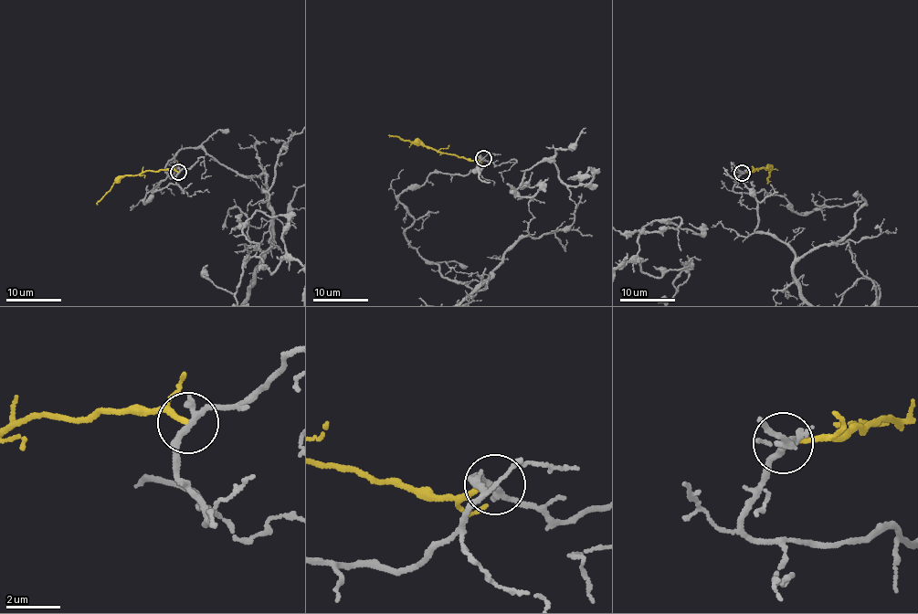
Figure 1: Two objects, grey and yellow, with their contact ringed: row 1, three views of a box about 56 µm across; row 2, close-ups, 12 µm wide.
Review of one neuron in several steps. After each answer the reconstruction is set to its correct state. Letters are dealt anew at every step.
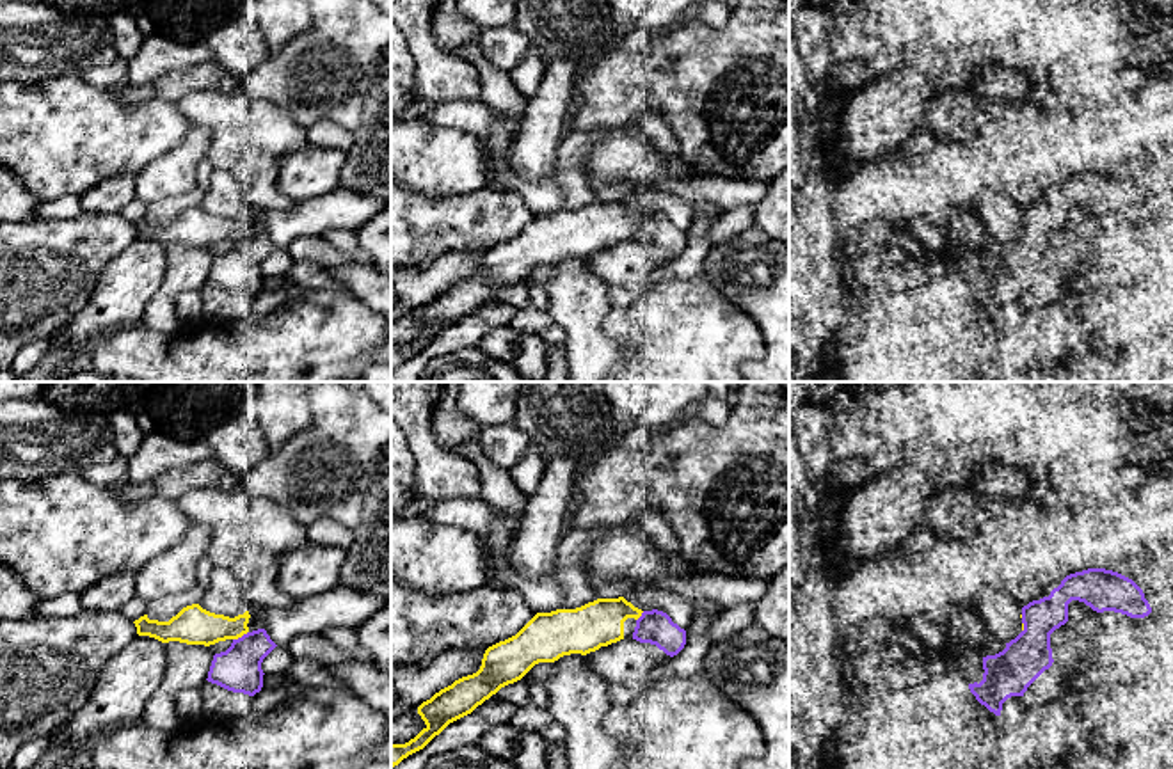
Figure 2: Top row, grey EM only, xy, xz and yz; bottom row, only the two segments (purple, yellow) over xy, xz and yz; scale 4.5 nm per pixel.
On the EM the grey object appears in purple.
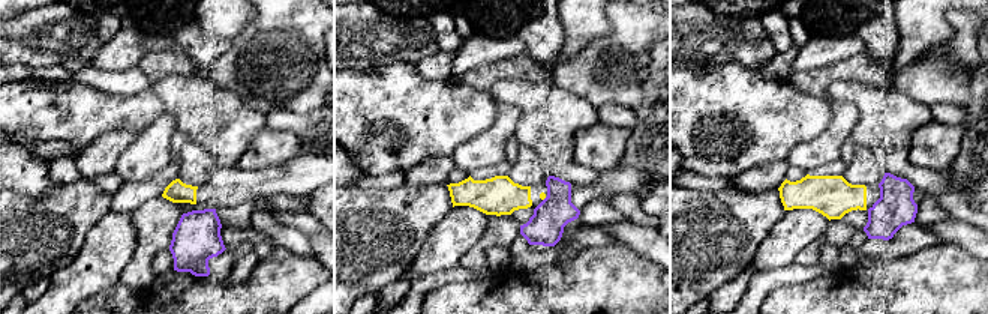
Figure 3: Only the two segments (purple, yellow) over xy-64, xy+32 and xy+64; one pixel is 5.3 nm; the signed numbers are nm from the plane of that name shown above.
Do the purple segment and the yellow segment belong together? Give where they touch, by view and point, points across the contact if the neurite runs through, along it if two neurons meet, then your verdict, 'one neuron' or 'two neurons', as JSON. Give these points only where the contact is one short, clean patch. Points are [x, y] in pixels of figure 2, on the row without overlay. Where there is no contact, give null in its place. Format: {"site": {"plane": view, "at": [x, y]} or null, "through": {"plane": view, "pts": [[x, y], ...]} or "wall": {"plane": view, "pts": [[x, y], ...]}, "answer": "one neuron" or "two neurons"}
{"site": {"plane": "xy", "at": [242, 238]}, "answer": "two neurons"}

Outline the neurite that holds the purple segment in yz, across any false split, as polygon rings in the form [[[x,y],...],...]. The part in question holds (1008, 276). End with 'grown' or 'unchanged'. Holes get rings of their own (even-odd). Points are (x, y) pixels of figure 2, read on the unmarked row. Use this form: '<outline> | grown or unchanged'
[[[1088,170],[1066,178],[1049,199],[1022,210],[1024,233],[995,258],[983,259],[983,282],[969,286],[976,302],[995,318],[1011,298],[1024,298],[1027,289],[1052,268],[1050,236],[1068,224],[1068,206],[1084,204],[1097,215],[1114,213],[1130,220],[1152,215],[1143,192],[1129,179]]] | unchanged

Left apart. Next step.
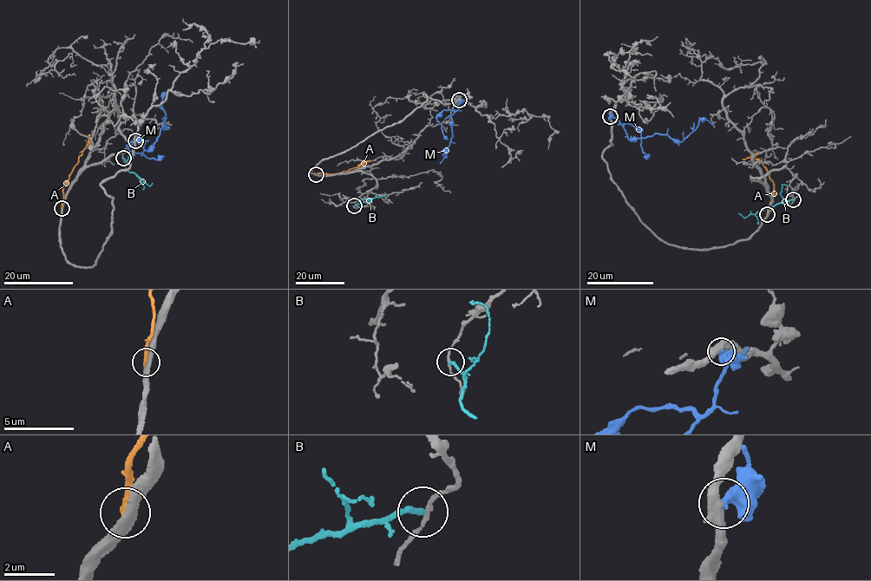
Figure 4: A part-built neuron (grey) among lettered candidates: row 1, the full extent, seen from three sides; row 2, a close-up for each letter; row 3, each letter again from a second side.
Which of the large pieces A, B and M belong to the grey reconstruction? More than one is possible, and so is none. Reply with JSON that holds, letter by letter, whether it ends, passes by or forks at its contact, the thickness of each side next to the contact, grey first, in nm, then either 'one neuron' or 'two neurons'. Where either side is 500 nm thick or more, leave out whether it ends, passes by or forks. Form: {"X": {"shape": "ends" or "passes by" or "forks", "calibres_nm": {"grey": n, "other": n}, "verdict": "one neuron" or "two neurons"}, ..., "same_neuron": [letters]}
{"A": {"shape": "ends", "calibres_nm": {"grey": 360, "other": 220}, "verdict": "two neurons"}, "B": {"shape": "ends", "calibres_nm": {"grey": 130, "other": 200}, "verdict": "two neurons"}, "M": {"calibres_nm": {"grey": 440, "other": 600}, "verdict": "two neurons"}, "same_neuron": []}

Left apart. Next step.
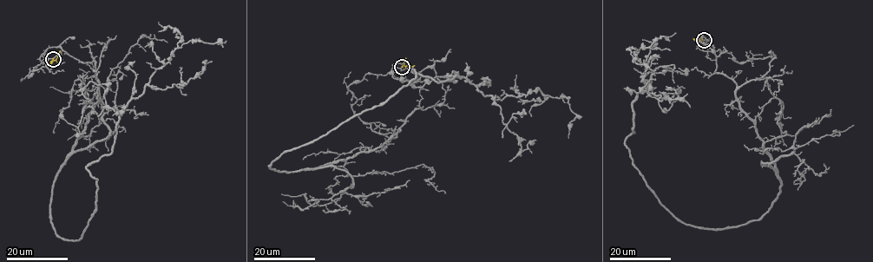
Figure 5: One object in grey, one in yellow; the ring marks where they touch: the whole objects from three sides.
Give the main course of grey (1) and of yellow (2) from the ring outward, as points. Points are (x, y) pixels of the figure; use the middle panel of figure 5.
1: (402, 67), (348, 89), (394, 139), (269, 168), (413, 69), (502, 100), (565, 97), (568, 138)
2: (402, 67), (403, 63), (415, 65)

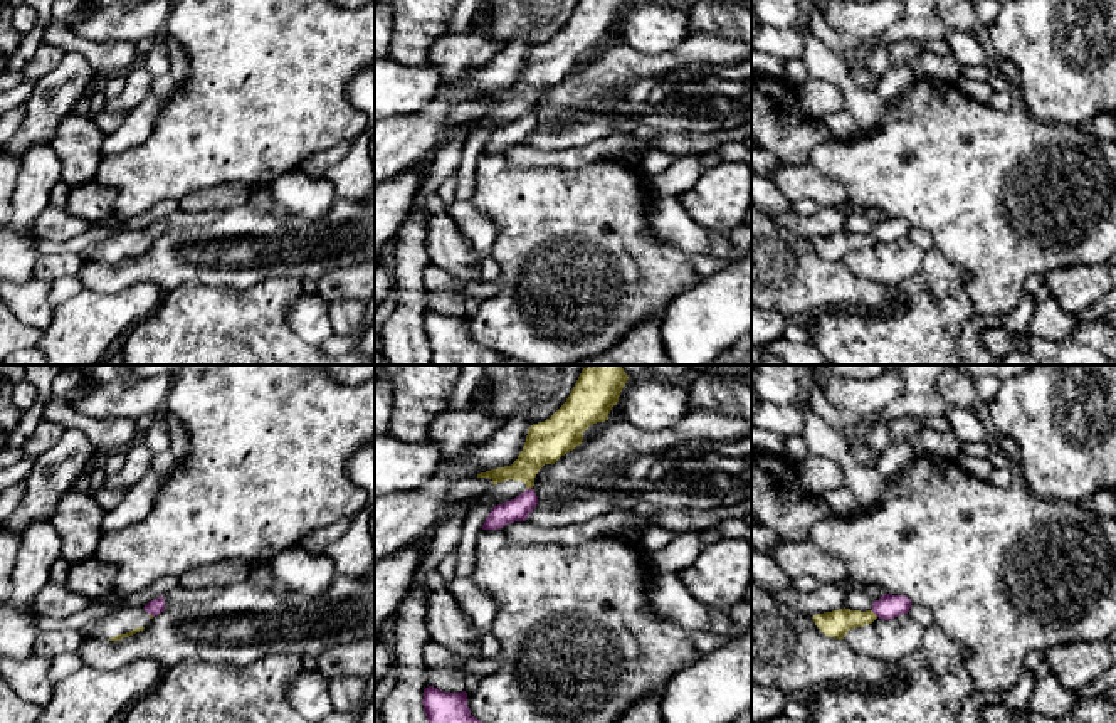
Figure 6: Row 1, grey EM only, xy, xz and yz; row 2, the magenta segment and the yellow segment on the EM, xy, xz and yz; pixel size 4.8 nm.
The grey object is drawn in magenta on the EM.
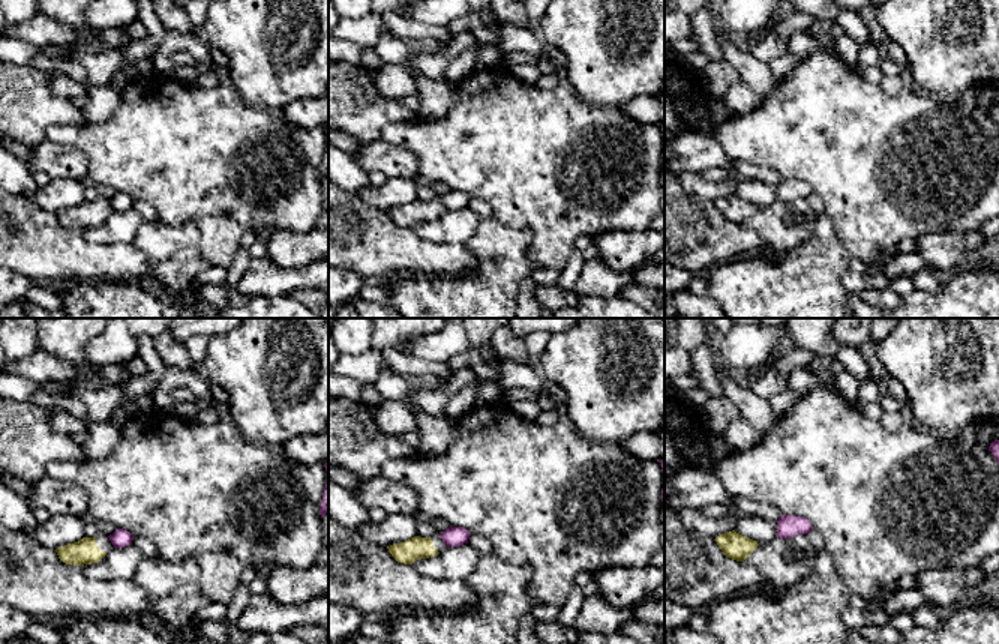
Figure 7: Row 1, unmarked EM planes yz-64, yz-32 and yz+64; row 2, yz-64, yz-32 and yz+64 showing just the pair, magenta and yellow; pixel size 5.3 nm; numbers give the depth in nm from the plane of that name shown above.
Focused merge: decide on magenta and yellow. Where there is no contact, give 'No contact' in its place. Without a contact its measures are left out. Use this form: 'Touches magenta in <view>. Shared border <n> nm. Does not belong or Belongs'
Touches magenta in xz. Shared border 40 nm. Does not belong

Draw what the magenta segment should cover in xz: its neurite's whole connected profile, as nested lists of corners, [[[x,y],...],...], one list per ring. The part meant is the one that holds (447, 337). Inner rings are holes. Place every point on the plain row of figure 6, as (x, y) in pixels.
[[[429,309],[422,328],[430,348],[430,365],[501,365],[503,355],[471,338],[466,314],[444,316]]]

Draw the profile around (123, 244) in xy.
[[[143,230],[121,232],[94,247],[84,251],[84,259],[104,264],[121,264],[140,254],[143,254],[153,239],[150,239]]]

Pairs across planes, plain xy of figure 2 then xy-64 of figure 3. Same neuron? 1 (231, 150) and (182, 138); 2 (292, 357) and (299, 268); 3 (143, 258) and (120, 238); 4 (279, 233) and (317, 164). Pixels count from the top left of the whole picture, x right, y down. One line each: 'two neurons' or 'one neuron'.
1: two neurons
2: one neuron
3: one neuron
4: one neuron

